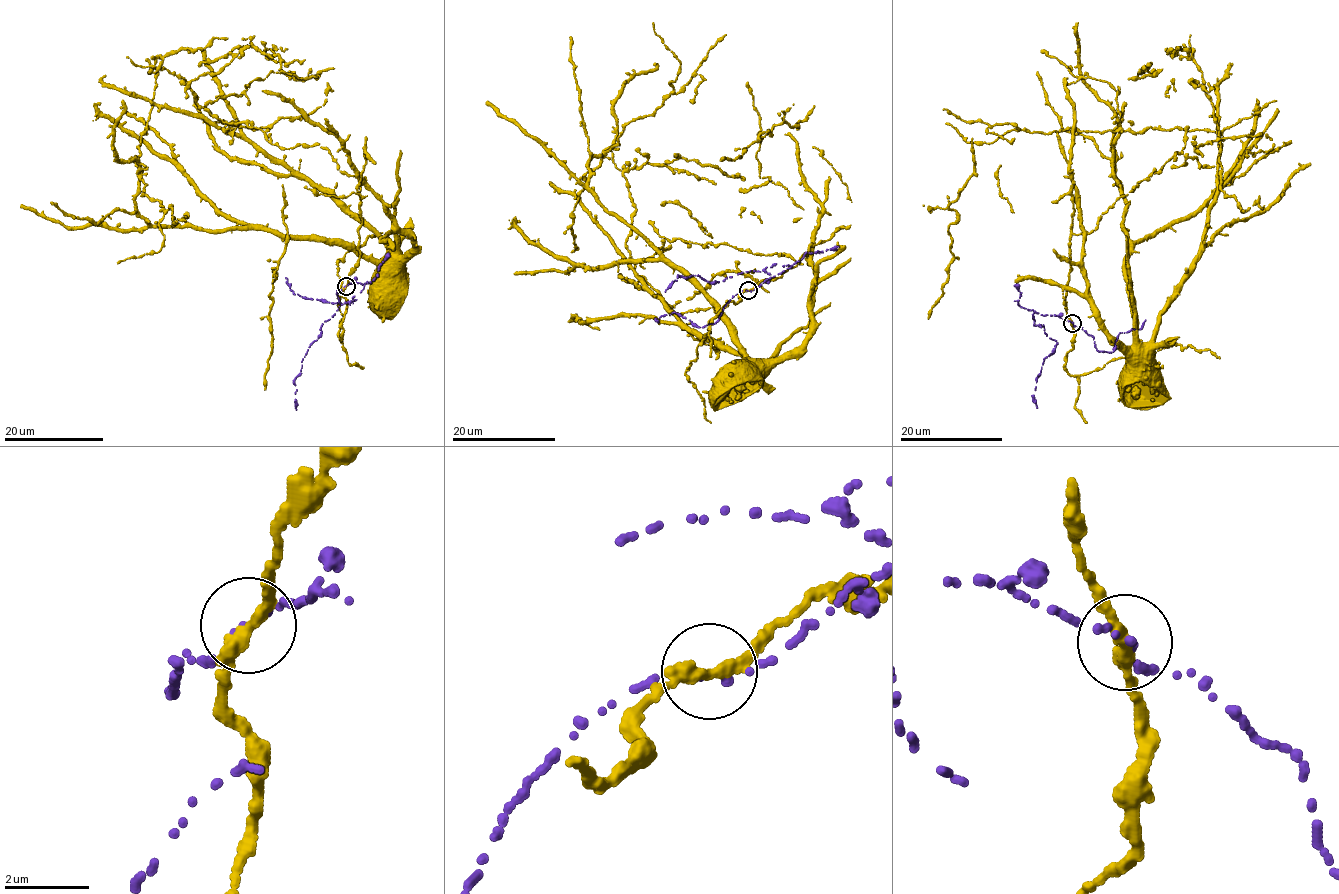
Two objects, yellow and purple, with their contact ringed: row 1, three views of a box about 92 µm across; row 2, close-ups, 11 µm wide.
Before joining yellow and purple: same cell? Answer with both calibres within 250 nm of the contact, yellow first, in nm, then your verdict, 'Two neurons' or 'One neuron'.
Thickness 320 nm (yellow) against 160 nm. Two neurons

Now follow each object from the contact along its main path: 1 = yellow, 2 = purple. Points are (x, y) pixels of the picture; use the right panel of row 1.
1: (1072, 323), (1065, 297), (1069, 241), (1073, 234), (1083, 233), (1086, 288), (1107, 333), (1124, 352), (1128, 372)
2: (1073, 323), (1034, 312), (1033, 325), (1043, 325), (1044, 333), (1056, 342), (1037, 378), (1033, 398), (1037, 407)

